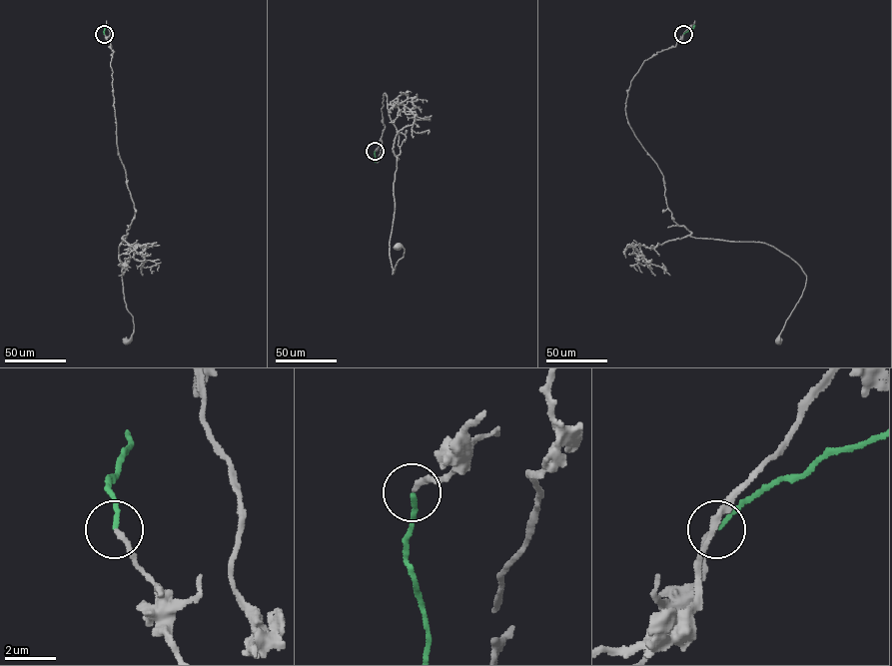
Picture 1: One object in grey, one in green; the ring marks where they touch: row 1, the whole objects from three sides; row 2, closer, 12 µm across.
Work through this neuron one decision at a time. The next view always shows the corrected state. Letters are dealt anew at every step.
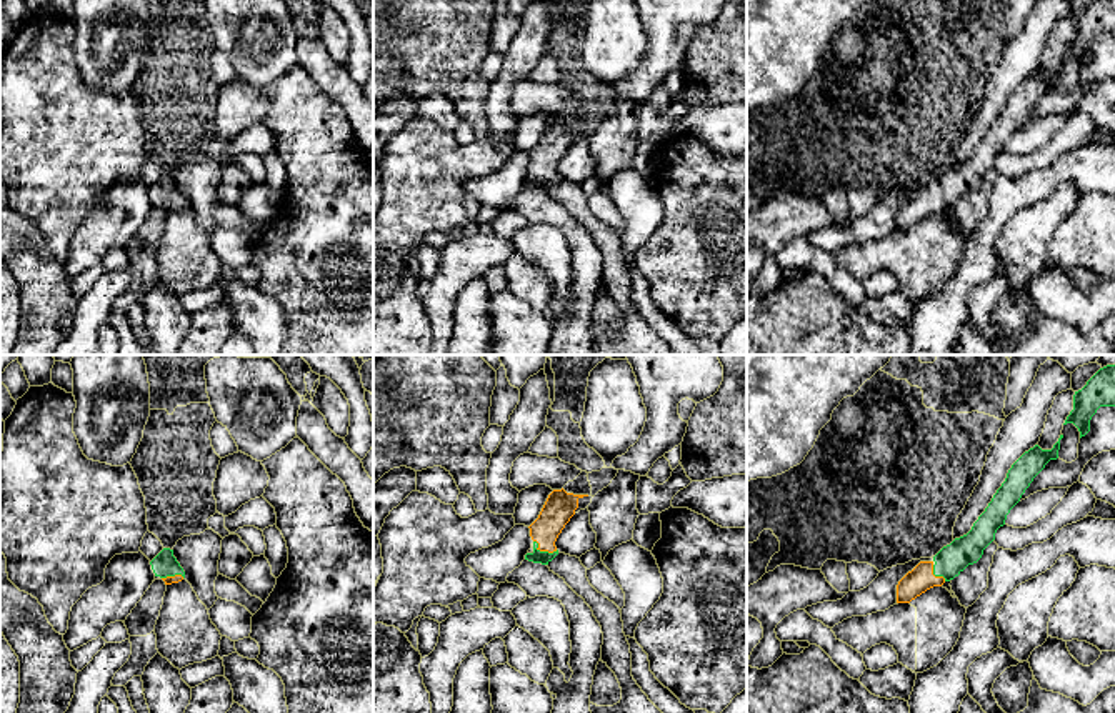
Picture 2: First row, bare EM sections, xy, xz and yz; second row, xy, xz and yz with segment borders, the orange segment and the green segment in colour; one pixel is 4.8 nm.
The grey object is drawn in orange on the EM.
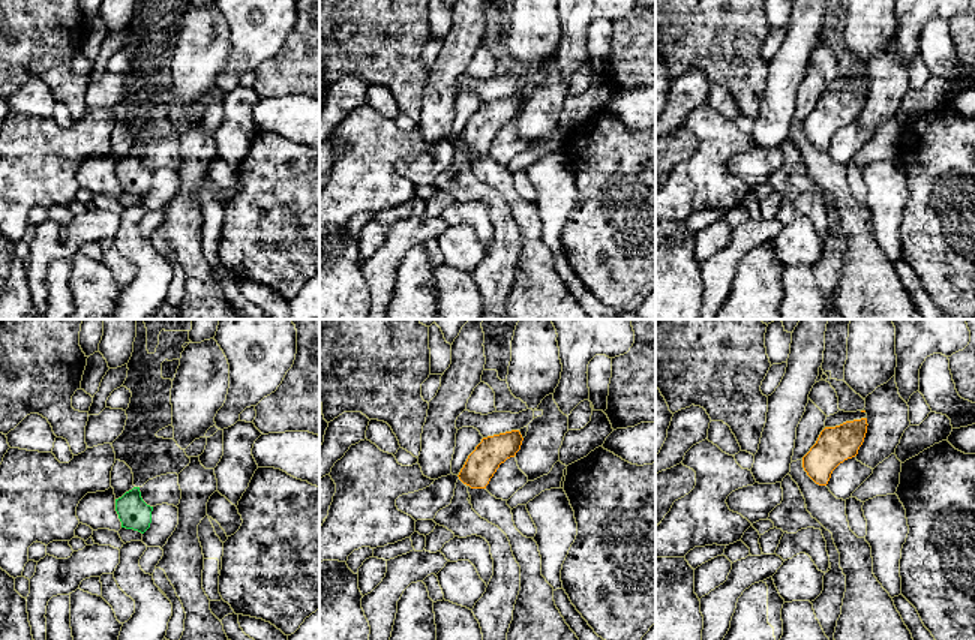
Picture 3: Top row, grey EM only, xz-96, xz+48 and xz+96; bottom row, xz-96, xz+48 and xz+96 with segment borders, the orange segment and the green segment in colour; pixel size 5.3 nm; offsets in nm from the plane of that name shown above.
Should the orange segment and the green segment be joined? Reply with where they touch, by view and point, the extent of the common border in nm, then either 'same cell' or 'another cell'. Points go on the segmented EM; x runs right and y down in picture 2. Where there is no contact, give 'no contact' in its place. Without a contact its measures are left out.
contact xz (544, 550); length 130 nm; same cell

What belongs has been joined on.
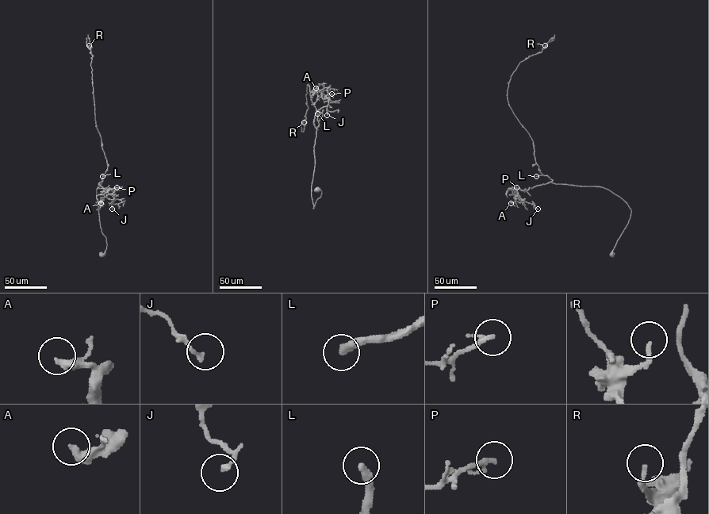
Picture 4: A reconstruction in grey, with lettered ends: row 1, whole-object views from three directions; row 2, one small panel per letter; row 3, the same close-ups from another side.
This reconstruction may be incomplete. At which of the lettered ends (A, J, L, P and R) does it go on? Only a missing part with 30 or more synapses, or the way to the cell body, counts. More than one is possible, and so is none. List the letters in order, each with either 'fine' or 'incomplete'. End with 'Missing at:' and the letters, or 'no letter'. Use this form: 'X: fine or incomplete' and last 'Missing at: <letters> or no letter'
A: fine
J: fine
L: incomplete
P: fine
R: fine
Missing at: L

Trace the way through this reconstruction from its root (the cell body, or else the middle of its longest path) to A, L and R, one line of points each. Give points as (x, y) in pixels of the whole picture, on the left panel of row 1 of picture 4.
A: (101, 254), (106, 243), (96, 197), (101, 182), (113, 190), (109, 189), (101, 203)
L: (101, 254), (105, 254), (106, 243), (99, 221), (96, 189), (102, 176)
R: (101, 254), (106, 243), (96, 189), (108, 164), (96, 124), (89, 45)

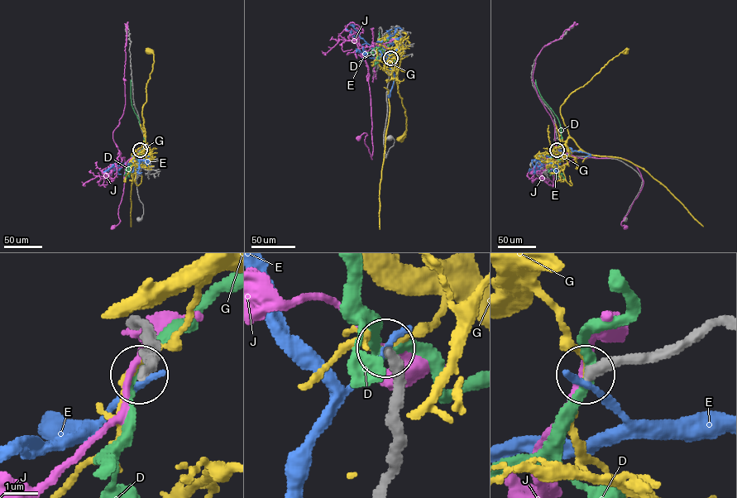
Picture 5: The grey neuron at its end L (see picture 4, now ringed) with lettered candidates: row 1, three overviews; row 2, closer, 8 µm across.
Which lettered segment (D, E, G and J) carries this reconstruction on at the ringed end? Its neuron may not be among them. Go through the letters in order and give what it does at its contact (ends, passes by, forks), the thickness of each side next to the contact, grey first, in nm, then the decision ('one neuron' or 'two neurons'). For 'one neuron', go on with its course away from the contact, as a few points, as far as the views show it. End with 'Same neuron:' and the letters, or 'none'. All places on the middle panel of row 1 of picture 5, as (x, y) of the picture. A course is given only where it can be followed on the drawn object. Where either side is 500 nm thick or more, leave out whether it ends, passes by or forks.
D: it passes by | 360/260 nm | two neurons
E: it ends | 320/240 nm | two neurons
G: it passes by | 360/160 nm | two neurons
J: it passes by | 340/180 nm | two neurons
Same neuron: none

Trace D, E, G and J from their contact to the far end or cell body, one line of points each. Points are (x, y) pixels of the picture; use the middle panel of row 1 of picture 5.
D: (390, 58), (394, 63), (383, 52), (379, 32)
E: (390, 58), (388, 64), (394, 74), (387, 64), (387, 55), (373, 49), (351, 24), (347, 25)
G: (390, 58), (396, 63), (396, 72), (393, 61), (398, 66), (398, 93), (406, 117), (406, 130), (400, 139)
J: (390, 58), (385, 46), (375, 43), (359, 48), (369, 75), (371, 159), (365, 143), (366, 134), (359, 137)

